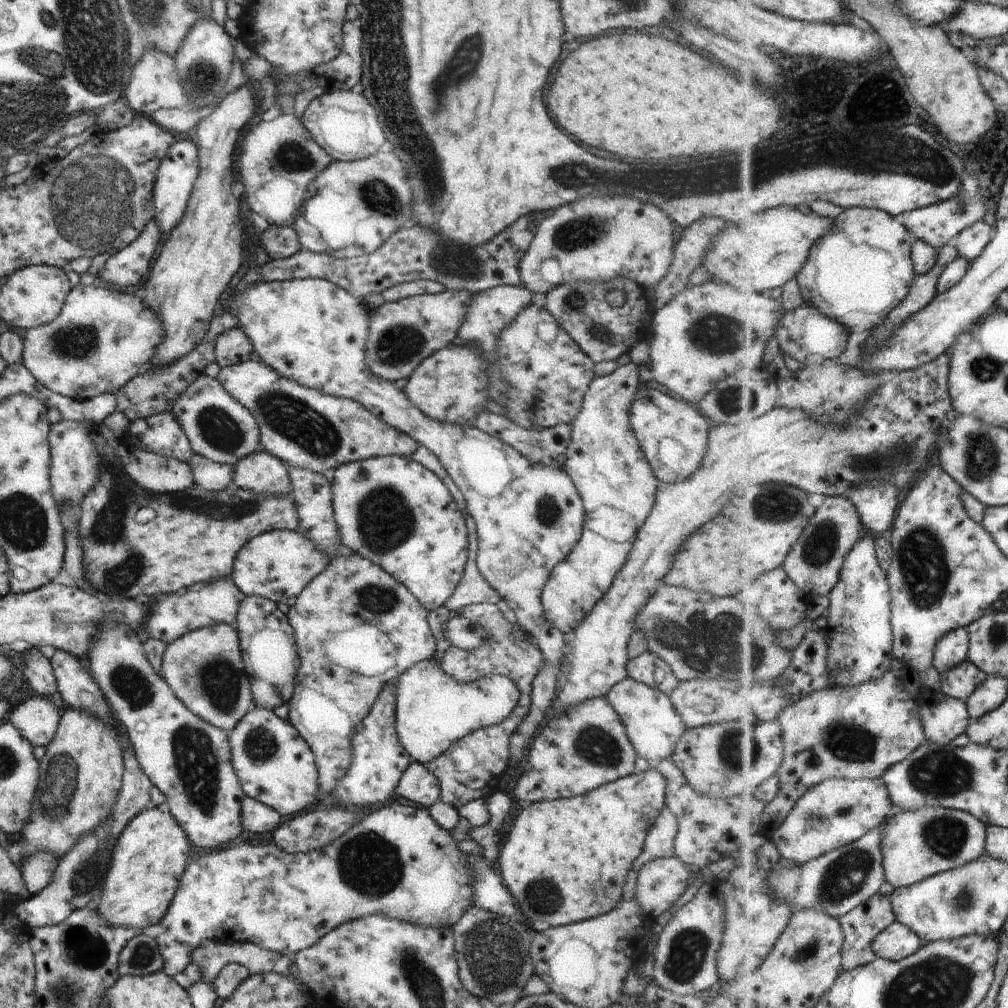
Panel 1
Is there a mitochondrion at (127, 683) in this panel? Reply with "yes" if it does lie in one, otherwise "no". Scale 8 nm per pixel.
yes

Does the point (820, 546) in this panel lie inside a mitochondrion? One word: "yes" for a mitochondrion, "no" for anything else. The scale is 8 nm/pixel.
yes

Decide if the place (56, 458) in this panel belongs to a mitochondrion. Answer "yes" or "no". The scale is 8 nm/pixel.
no

